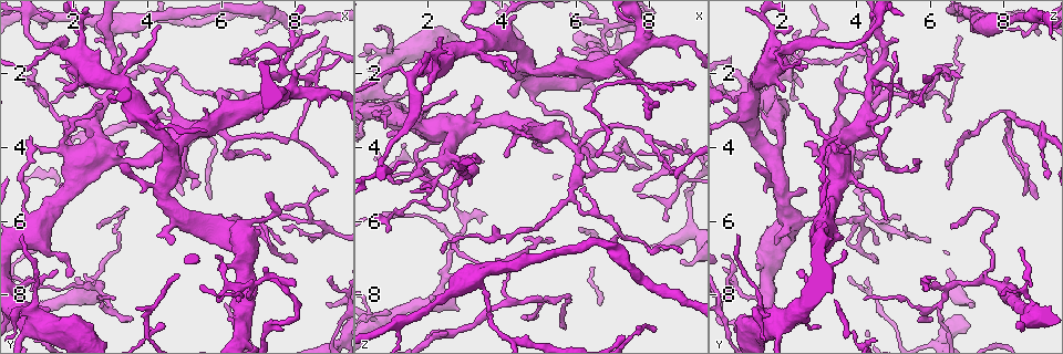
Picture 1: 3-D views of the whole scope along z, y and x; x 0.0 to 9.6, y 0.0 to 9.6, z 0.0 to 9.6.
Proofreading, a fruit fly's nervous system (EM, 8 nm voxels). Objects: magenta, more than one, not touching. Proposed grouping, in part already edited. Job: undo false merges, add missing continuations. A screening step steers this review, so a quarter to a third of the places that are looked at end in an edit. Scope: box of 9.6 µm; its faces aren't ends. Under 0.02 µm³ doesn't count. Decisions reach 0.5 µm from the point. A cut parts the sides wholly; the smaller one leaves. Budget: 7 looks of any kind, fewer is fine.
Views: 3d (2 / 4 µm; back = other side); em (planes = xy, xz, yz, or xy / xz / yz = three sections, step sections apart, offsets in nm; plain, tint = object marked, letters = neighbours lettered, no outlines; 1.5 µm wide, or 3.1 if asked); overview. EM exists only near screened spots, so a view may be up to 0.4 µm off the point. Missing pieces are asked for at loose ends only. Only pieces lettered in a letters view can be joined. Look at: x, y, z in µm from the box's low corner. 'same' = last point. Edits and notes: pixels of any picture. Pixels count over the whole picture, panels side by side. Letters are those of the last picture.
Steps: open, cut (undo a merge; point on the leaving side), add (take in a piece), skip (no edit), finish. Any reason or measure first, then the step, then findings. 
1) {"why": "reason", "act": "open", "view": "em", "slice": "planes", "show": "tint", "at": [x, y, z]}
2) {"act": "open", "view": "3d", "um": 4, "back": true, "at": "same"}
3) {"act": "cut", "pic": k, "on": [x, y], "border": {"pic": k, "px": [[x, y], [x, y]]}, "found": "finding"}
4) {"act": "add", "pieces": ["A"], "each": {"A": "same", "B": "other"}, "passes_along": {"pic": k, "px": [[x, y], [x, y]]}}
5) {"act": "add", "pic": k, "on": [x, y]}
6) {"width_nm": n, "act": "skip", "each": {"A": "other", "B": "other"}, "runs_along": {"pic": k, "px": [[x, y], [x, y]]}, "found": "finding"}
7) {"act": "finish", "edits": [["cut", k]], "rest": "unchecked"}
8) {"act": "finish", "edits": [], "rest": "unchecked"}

{"act": "open", "view": "3d", "um": 2, "at": [0.65, 8.40, 8.70]}

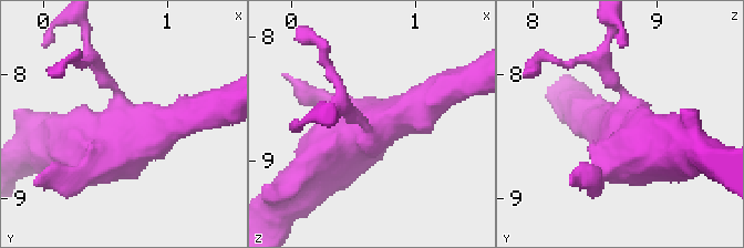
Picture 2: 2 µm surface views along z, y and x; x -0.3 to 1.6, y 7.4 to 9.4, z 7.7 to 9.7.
{"act": "open", "view": "em", "slice": "planes", "show": "tint", "at": [0.70, 8.42, 8.72]}

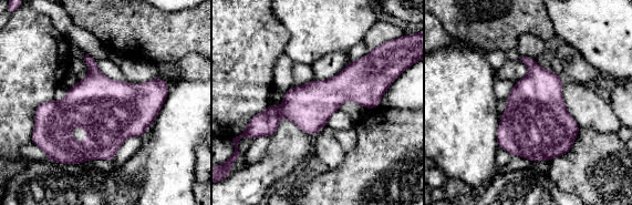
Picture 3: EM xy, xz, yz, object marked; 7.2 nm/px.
{"why": "what lies round it", "act": "open", "view": "em", "slice": "planes", "show": "letters", "at": "same"}

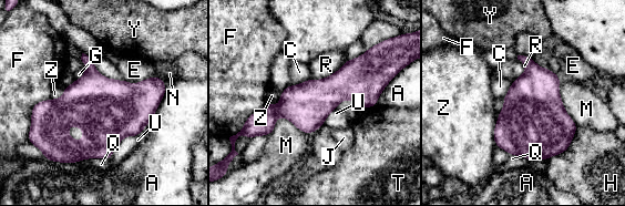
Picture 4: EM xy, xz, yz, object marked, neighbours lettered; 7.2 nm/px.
{"longest_contact_nm": ["H", 340], "act": "skip", "each": {"A": "other", "C": "other", "E": "other", "F": "other", "G": "other", "H": "other", "J": "other", "M": "other", "N": "other", "Q": "other", "R": "other", "T": "other", "U": "other", "Y": "other", "Z": "other"}, "found": "all the same neuron"}

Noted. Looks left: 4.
{"why": "three-way junction", "act": "open", "view": "em", "slice": "planes", "show": "tint", "at": [2.45, 7.55, 7.50]}

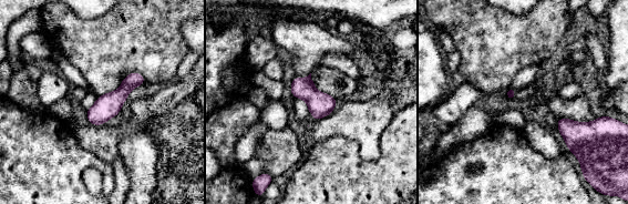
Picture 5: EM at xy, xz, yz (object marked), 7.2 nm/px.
{"why": "what lies round it", "act": "open", "view": "em", "slice": "planes", "show": "letters", "at": "same"}

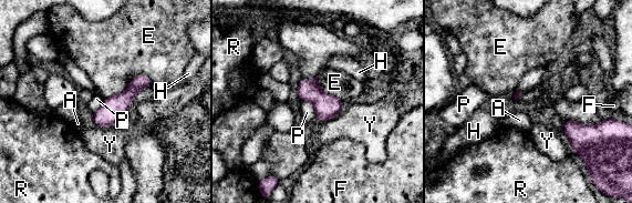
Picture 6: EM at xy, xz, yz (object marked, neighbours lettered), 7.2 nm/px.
{"width_nm": 180, "act": "skip", "each": {"A": "other", "E": "other", "F": "other", "H": "other", "P": "other", "R": "other", "Y": "other"}, "border": {"pic": 6, "px": [[301, 100], [308, 100], [316, 114]]}, "found": "continuous, no second neuron"}

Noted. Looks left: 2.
{"why": "sharp bend", "act": "open", "view": "em", "slice": "xz", "step": 4, "show": "tint", "at": [8.80, 6.20, 4.70]}

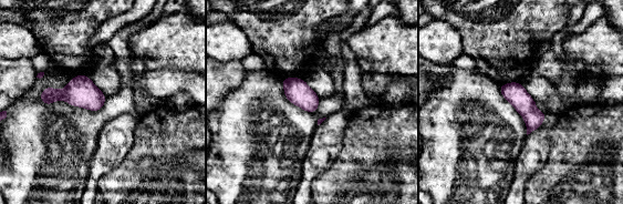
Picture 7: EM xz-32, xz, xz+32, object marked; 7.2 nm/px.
{"why": "cut it another way", "act": "open", "view": "em", "slice": "planes", "show": "letters", "at": "same"}

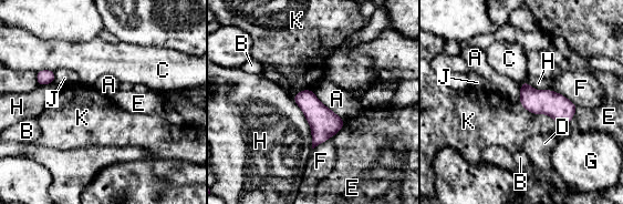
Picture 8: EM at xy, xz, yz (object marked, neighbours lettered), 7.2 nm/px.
{"act": "skip", "each": {"A": "other", "B": "other", "C": "other", "D": "other", "E": "other", "F": "other", "G": "other", "H": "other", "J": "other", "K": "other"}, "border": {"pic": 8, "px": [[518, 102], [557, 123]]}, "found": "one neuron here"}

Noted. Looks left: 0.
{"act": "finish", "edits": [], "rest": "unchecked"}

